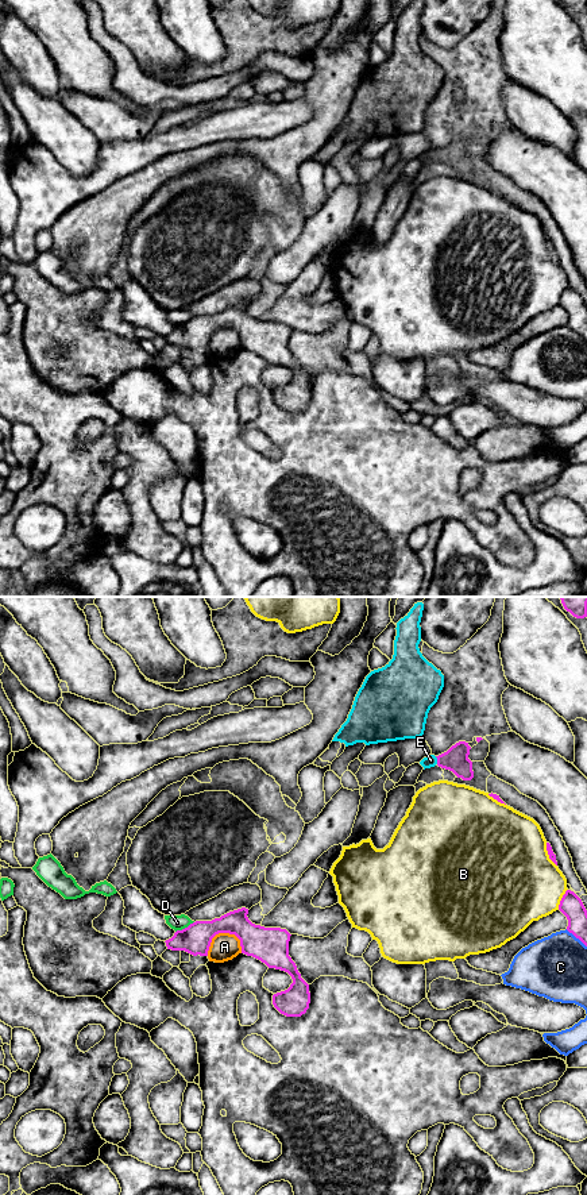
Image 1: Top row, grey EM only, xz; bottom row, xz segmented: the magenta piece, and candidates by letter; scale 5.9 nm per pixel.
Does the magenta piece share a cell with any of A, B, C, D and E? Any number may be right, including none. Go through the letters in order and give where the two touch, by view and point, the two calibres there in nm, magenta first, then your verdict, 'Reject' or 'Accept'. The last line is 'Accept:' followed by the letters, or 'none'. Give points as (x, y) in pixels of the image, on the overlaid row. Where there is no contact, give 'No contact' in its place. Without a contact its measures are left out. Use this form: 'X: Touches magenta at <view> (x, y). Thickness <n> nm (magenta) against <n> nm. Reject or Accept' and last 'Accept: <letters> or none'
A: Touches magenta at xz (217, 933). Thickness 190 nm (magenta) against 170 nm. Reject
B: Touches magenta at xz (548, 854). Thickness 50 nm (magenta) against 500 nm. Reject
C: Touches magenta at xz (576, 937). Thickness 140 nm (magenta) against 380 nm. Reject
D: Touches magenta at xz (185, 928). Thickness 180 nm (magenta) against 90 nm. Reject
E: Touches magenta at xz (437, 760). Thickness 150 nm (magenta) against 70 nm. Accept
Accept: E

